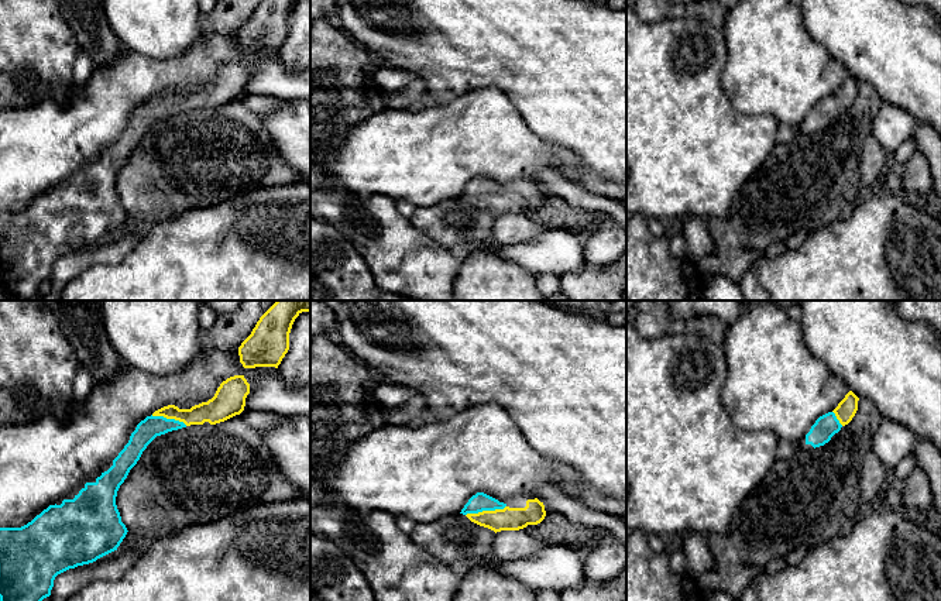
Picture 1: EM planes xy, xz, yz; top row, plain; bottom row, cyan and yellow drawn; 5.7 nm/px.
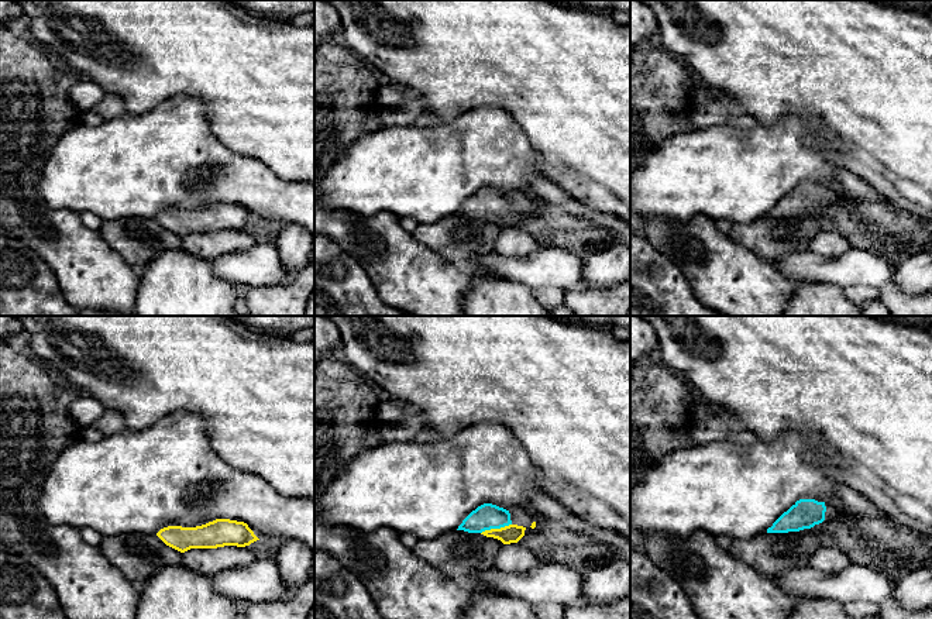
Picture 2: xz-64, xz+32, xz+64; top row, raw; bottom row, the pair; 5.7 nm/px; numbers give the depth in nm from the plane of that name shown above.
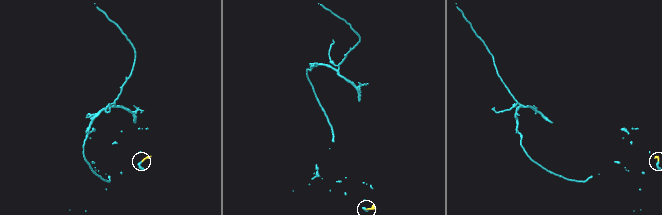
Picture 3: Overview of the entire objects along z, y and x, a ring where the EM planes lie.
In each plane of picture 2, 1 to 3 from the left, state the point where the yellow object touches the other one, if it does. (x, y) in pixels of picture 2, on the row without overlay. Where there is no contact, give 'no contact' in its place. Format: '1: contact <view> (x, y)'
1: no contact
2: contact xz+32 (495, 212)
3: no contact

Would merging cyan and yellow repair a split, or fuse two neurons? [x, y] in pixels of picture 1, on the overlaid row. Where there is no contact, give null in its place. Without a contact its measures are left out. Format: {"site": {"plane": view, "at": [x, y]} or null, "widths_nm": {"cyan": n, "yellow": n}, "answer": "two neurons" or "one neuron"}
{"site": {"plane": "xz", "at": [486, 510]}, "widths_nm": {"cyan": 110, "yellow": 130}, "answer": "one neuron"}

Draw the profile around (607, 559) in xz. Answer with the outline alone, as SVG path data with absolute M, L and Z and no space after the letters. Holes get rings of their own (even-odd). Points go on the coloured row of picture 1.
M601 530L584 559L585 585L602 585L621 576L626 567L626 547L609 530Z

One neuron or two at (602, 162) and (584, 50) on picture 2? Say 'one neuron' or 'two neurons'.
one neuron

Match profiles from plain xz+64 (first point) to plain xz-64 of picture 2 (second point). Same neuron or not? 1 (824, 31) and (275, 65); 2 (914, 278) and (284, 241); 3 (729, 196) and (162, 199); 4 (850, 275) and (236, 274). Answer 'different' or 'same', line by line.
1: same
2: same
3: same
4: same

